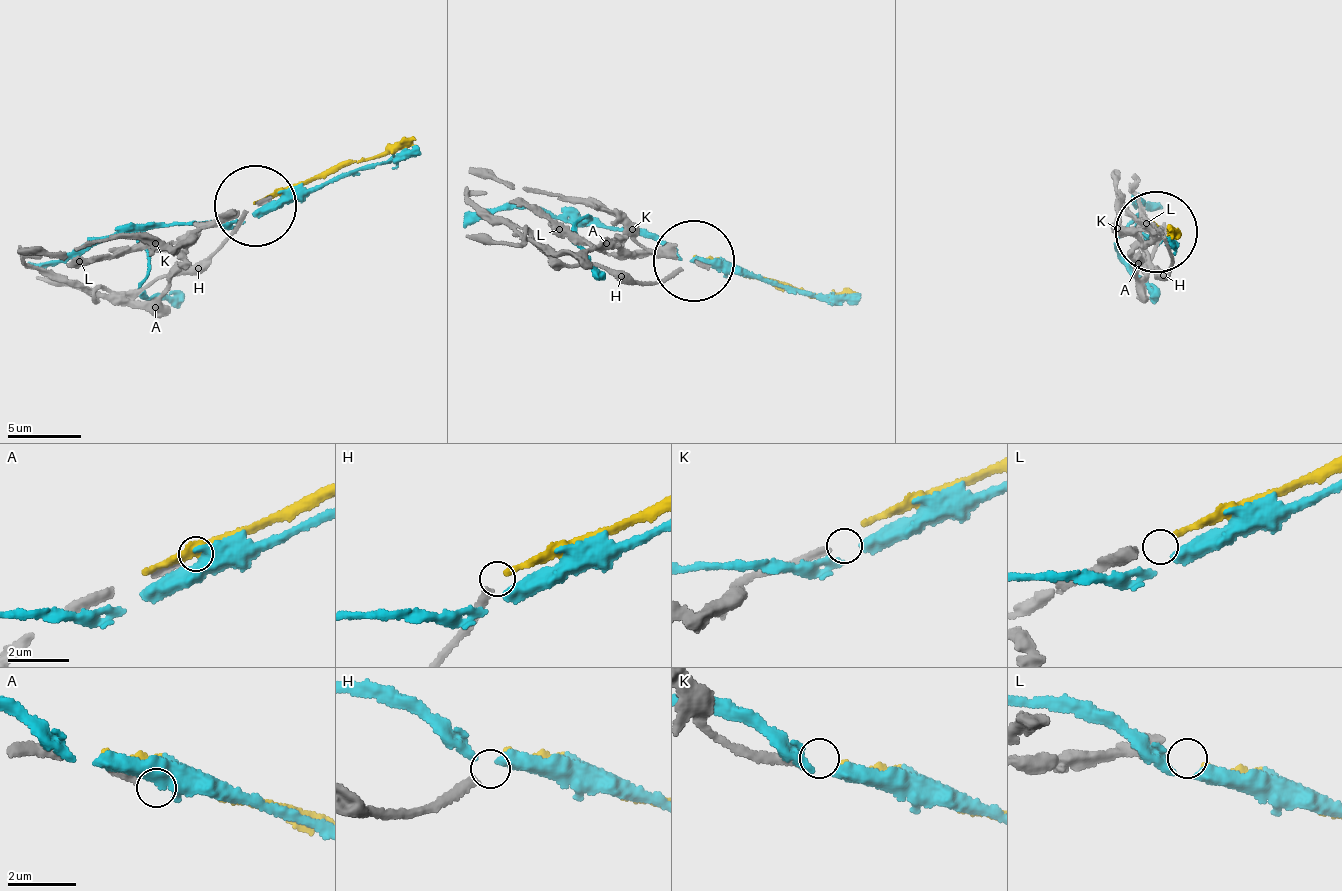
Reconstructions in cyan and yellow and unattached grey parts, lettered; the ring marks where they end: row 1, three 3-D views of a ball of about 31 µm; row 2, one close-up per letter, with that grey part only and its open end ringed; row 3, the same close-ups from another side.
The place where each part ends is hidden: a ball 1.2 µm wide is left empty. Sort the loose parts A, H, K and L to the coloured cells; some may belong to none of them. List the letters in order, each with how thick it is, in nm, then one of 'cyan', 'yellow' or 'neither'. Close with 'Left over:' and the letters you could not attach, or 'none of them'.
A: calibre 260 nm; neither
H: calibre 240 nm; neither
K: calibre 220 nm; neither
L: calibre 440 nm; yellow
Left over: A, H, K

